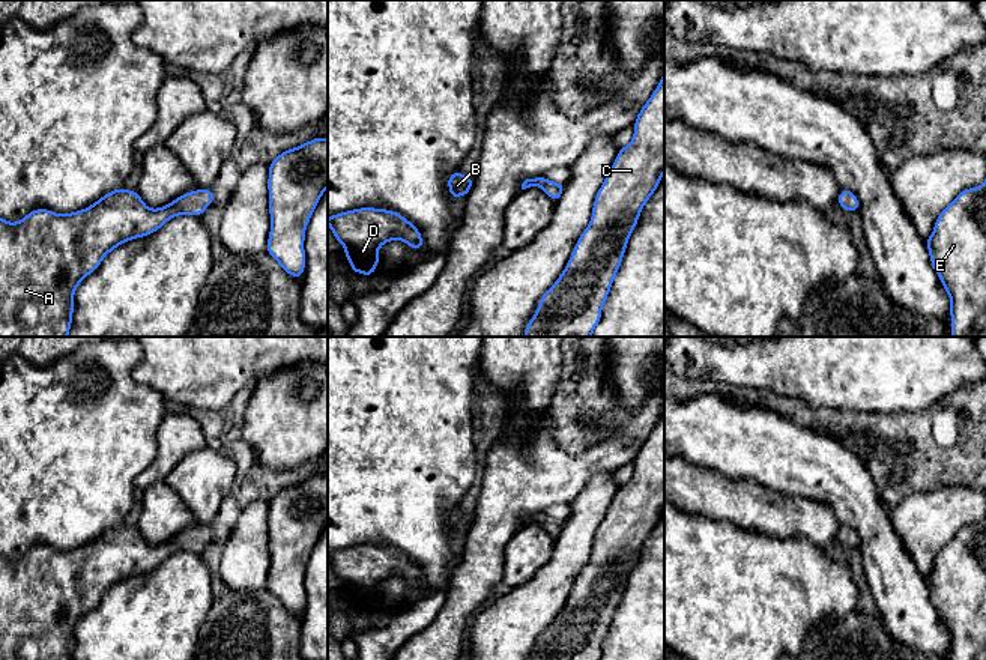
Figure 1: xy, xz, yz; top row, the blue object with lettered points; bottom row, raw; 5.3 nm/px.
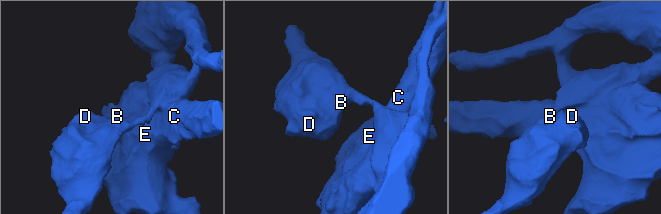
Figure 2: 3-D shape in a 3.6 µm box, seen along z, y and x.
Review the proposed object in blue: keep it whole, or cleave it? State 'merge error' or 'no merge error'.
no merge error

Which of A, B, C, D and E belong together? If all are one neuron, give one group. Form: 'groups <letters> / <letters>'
groups A B C D E

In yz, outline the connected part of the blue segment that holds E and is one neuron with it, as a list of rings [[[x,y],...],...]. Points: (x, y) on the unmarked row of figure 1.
[[[986,517],[959,529],[938,552],[926,580],[932,604],[950,633],[951,660],[986,660]]]

